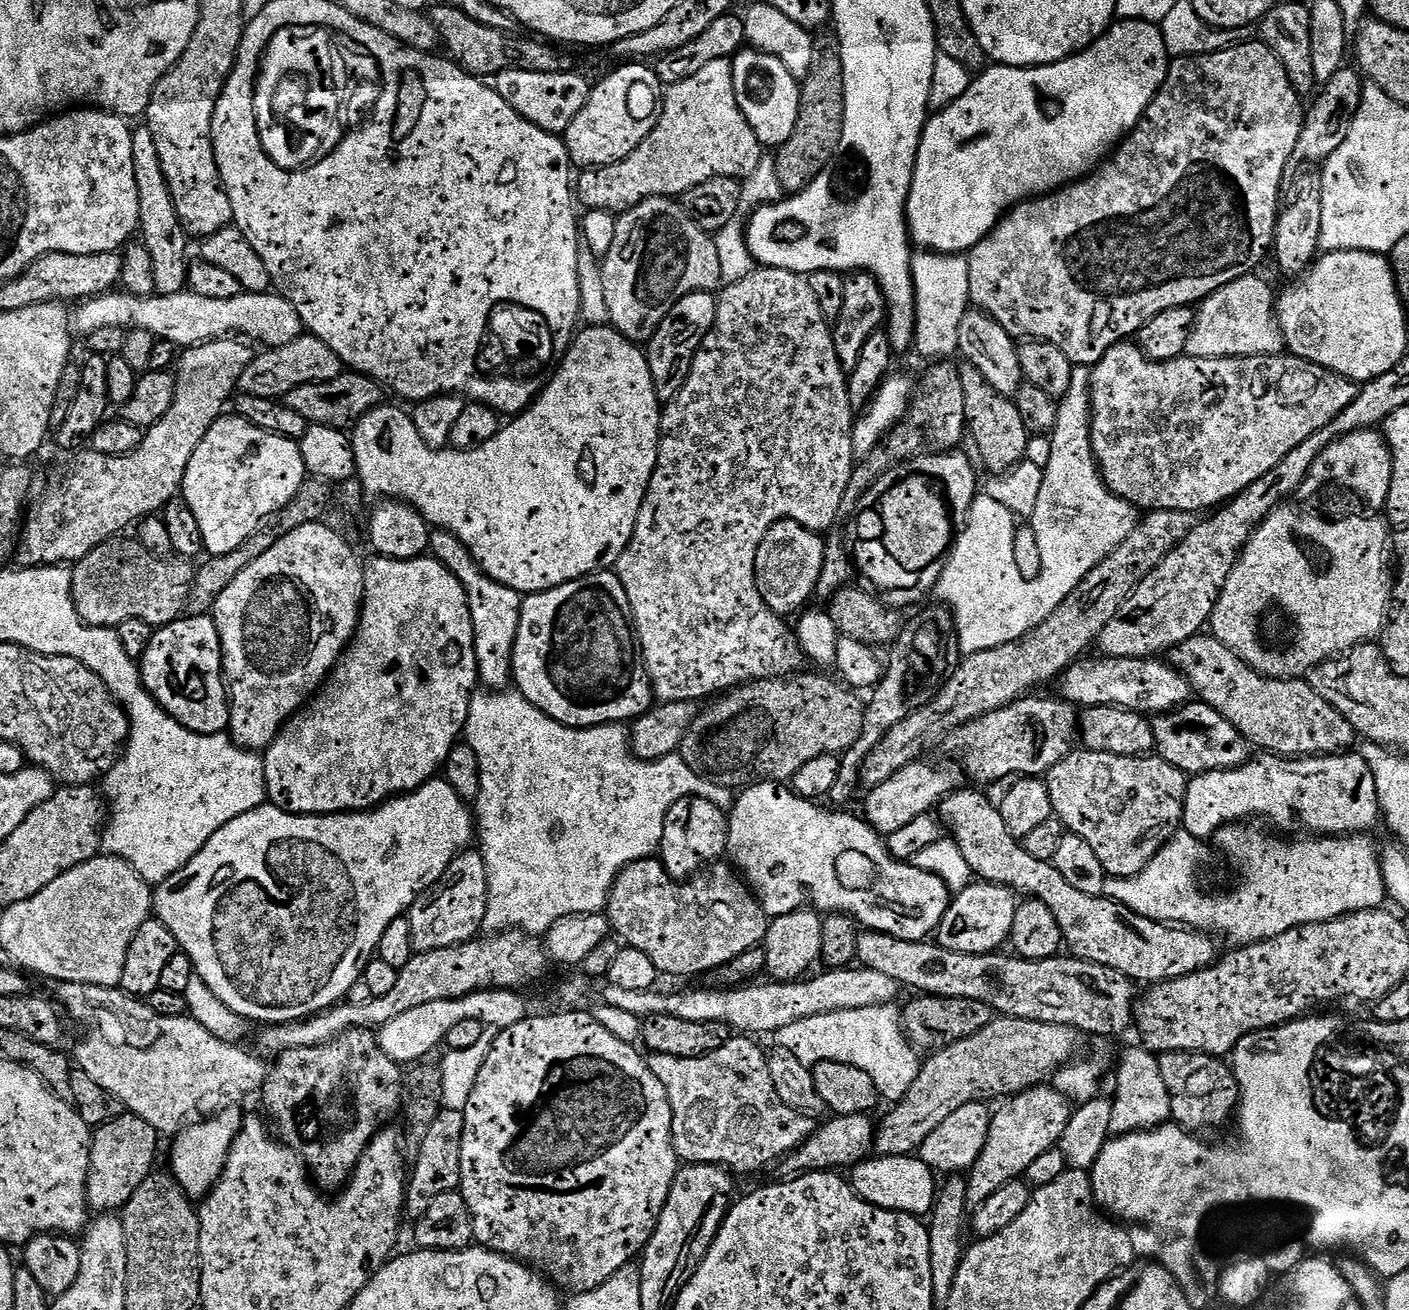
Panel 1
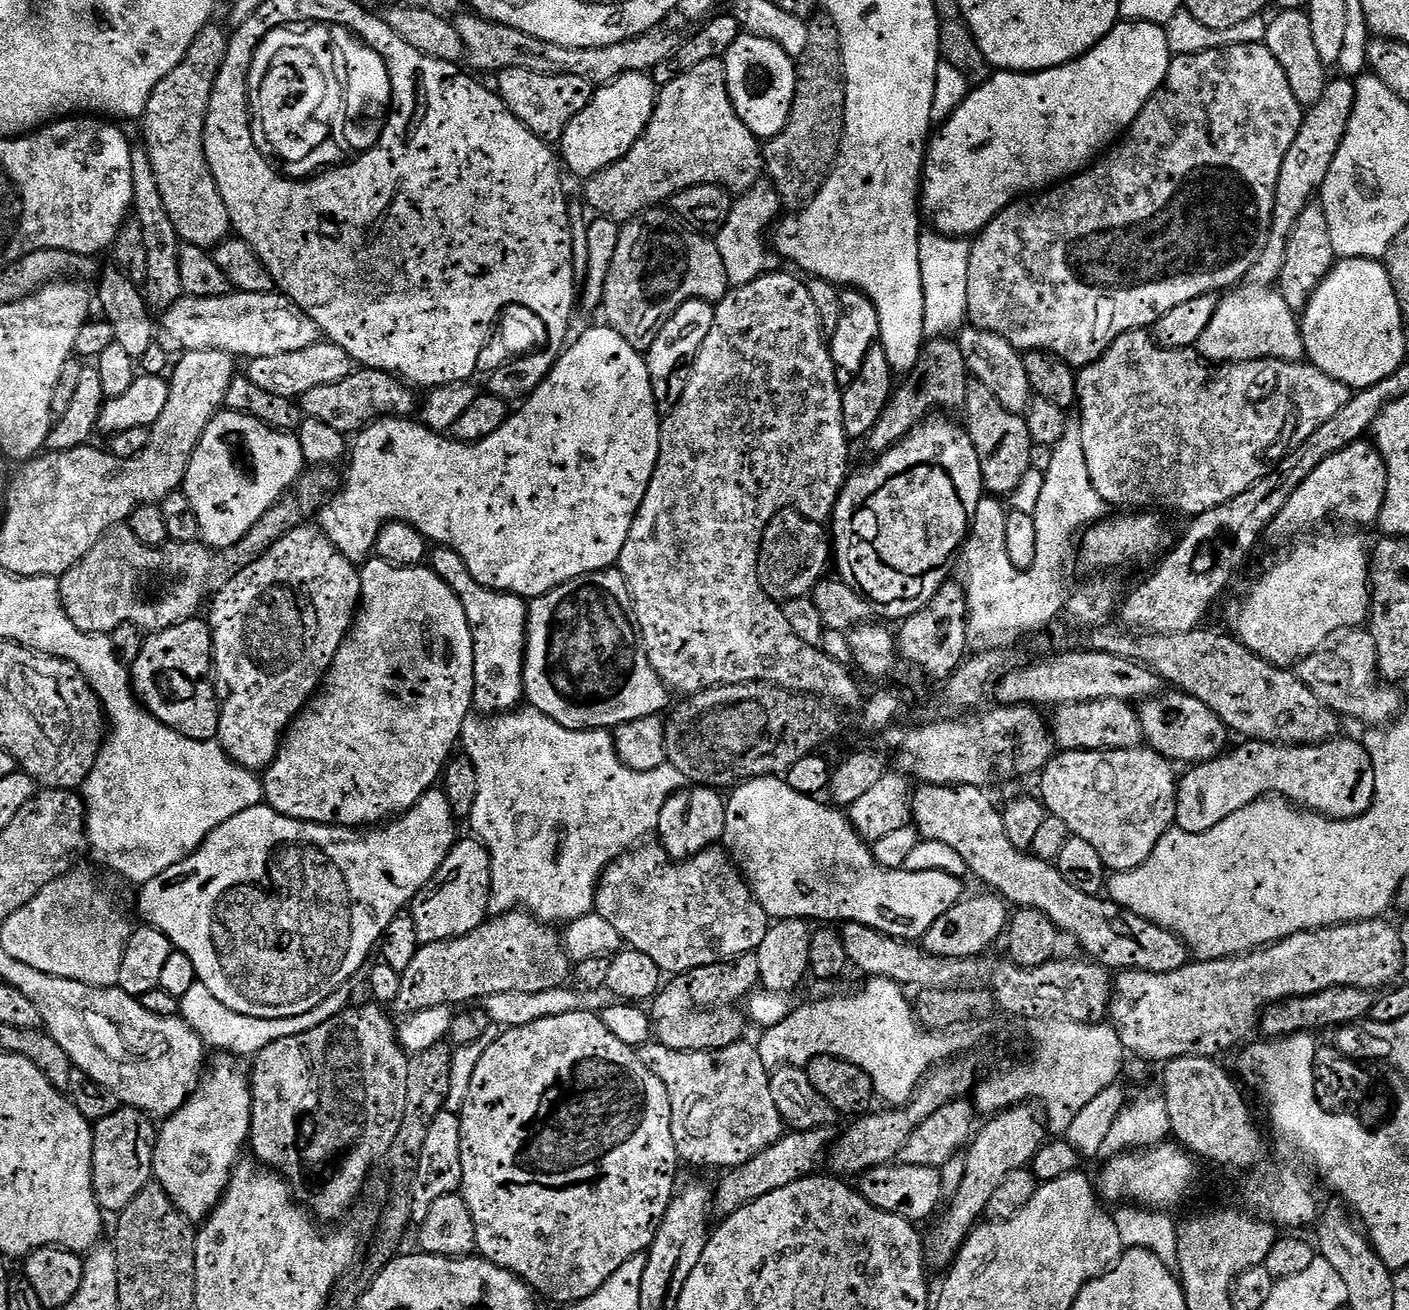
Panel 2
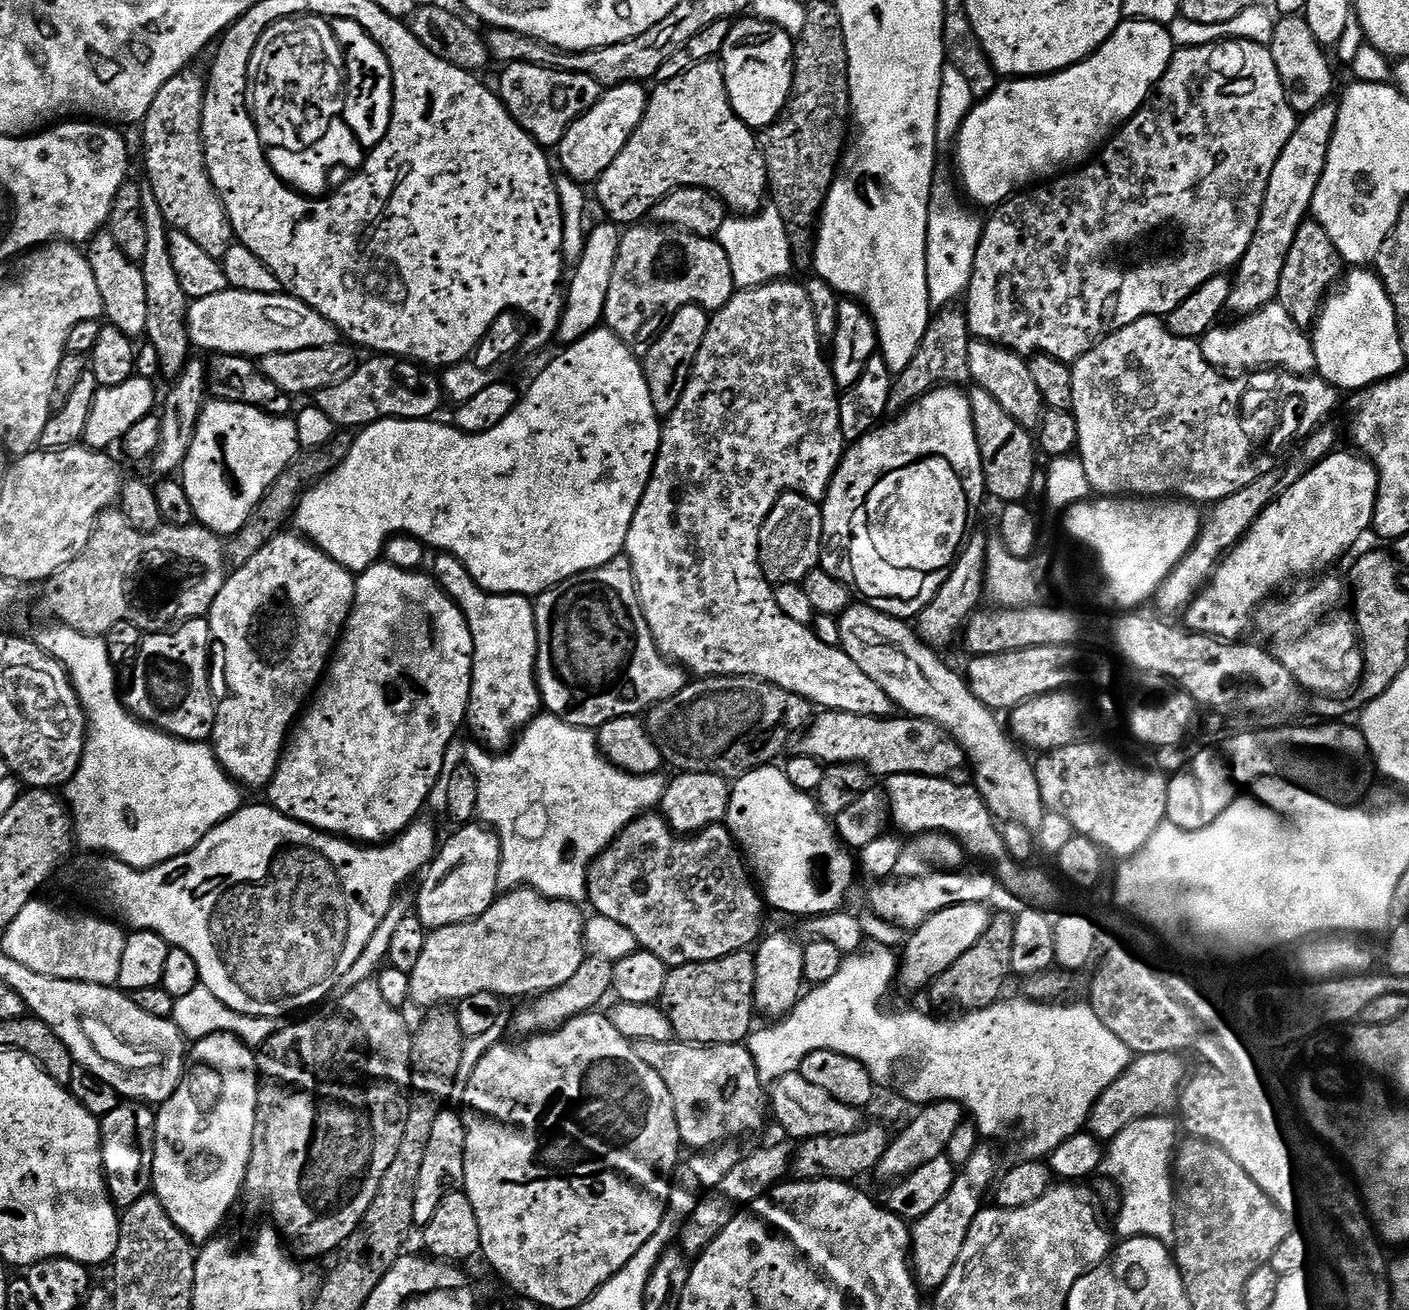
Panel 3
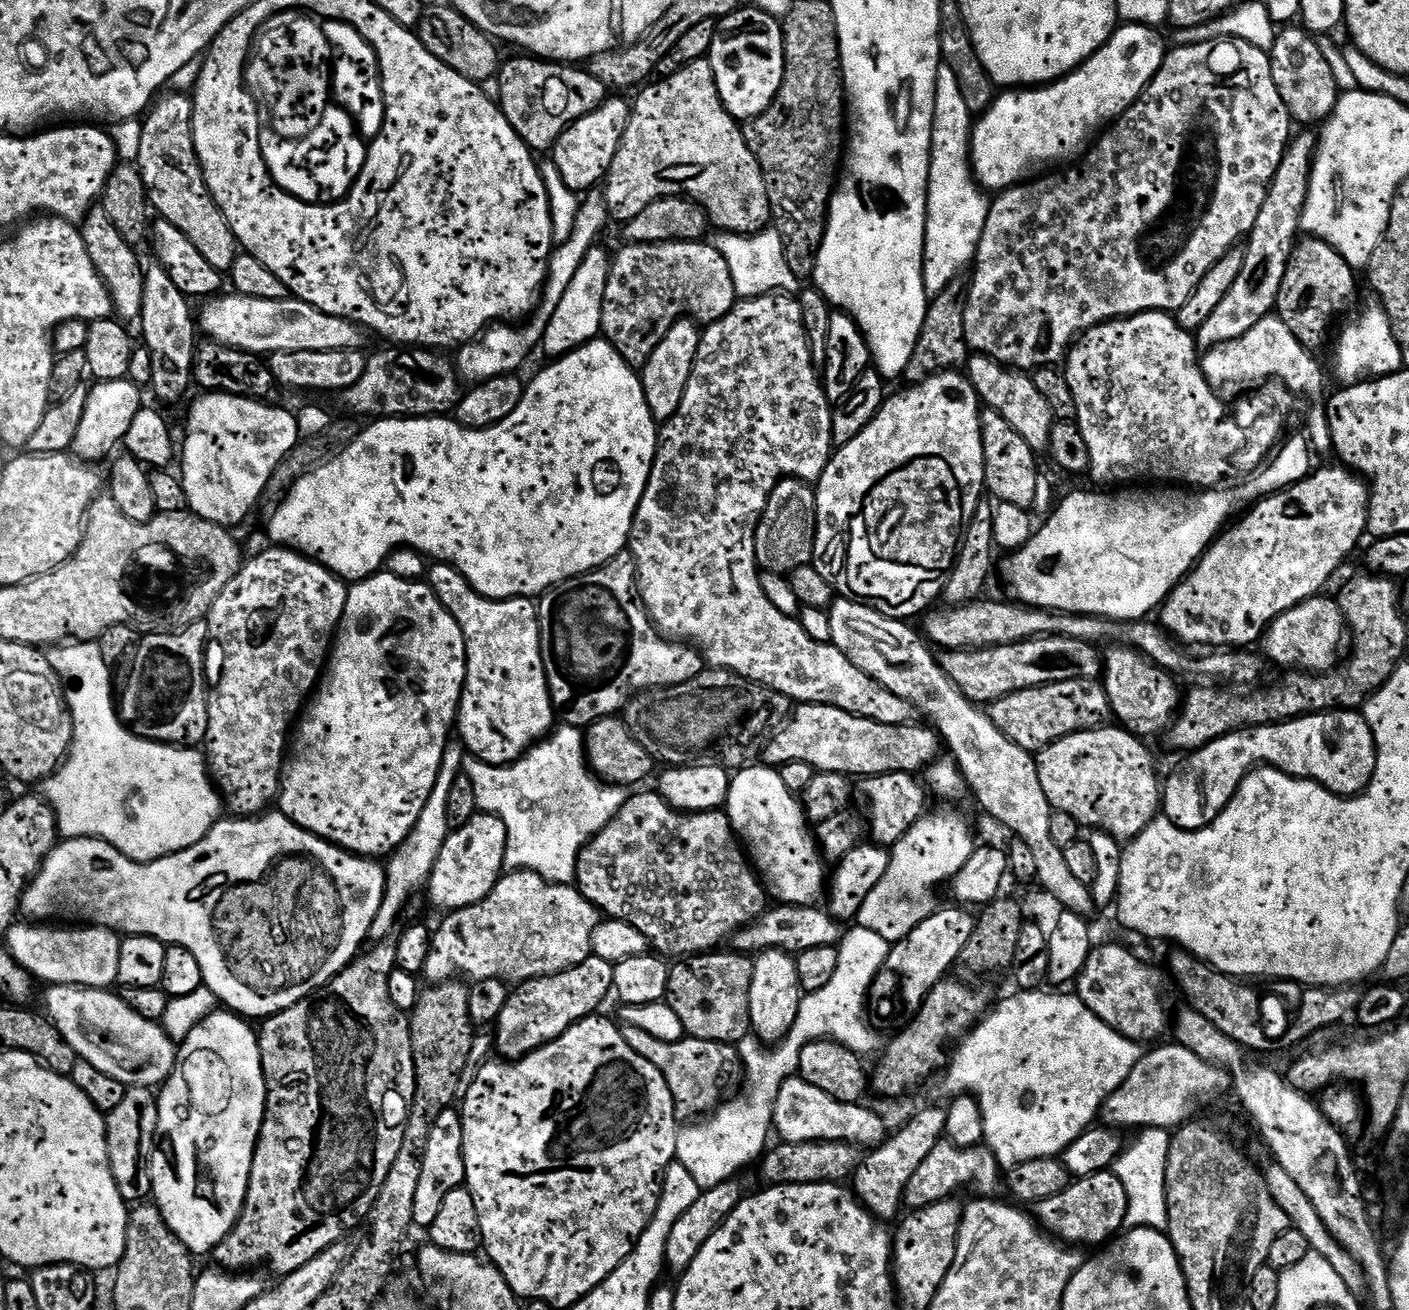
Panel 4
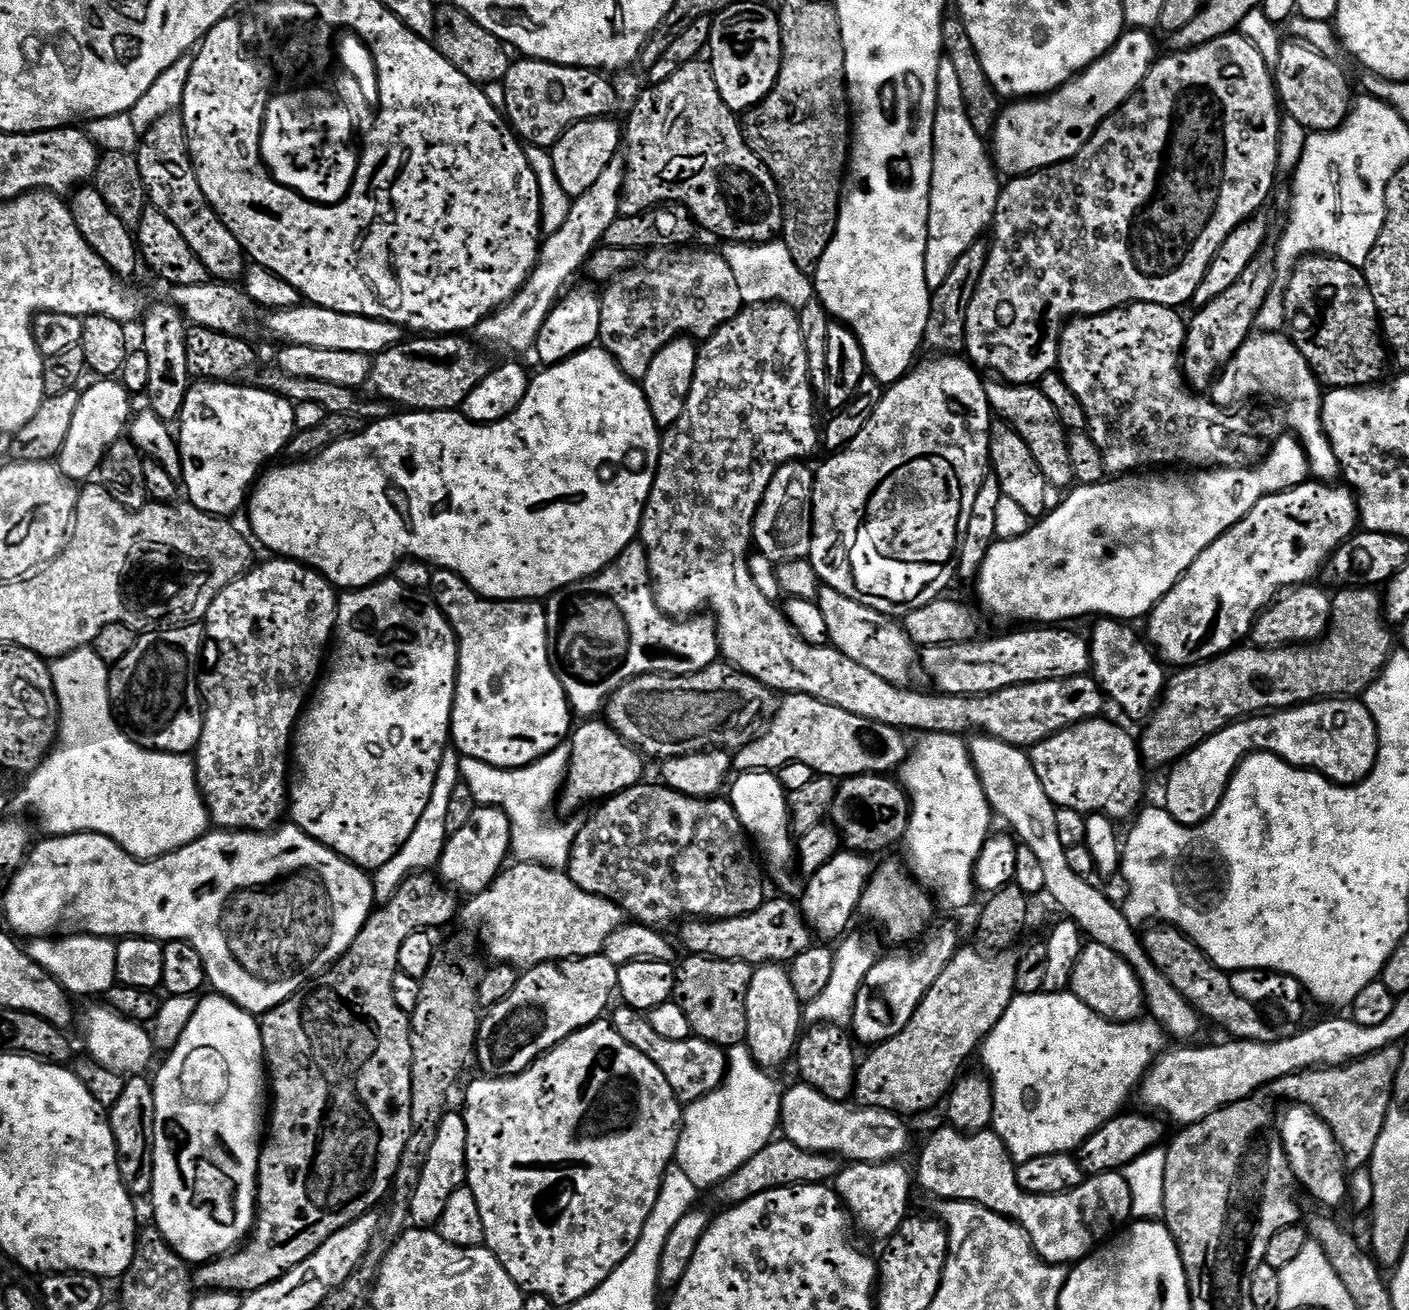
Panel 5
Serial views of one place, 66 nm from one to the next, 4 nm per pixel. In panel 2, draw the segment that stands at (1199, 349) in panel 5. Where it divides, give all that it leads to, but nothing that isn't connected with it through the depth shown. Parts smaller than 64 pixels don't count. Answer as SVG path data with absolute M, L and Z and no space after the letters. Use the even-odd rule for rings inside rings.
M1329 79L1326 90L1322 90L1322 98L1318 98L1318 102L1314 102L1305 111L1304 121L1300 123L1300 129L1294 138L1294 146L1290 146L1290 150L1286 150L1286 158L1282 158L1282 170L1278 170L1278 186L1274 194L1272 224L1268 228L1268 238L1247 275L1247 279L1253 285L1272 286L1279 281L1282 262L1286 262L1290 230L1294 228L1298 214L1302 214L1302 210L1313 203L1326 174L1330 174L1330 166L1334 162L1334 154L1338 154L1338 146L1342 146L1342 138L1346 138L1346 126L1350 122L1350 114L1354 114L1356 86L1351 79L1337 79Z

